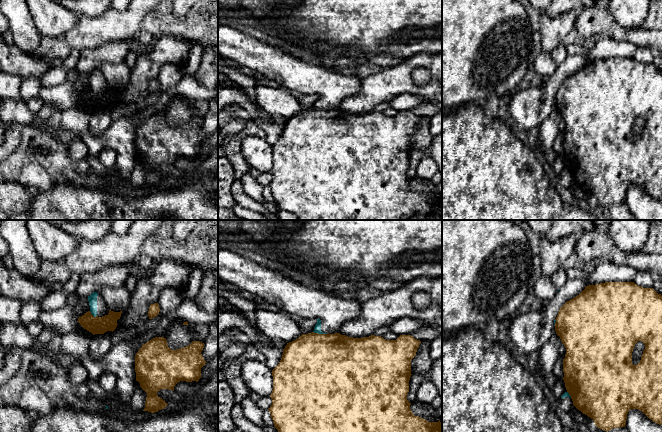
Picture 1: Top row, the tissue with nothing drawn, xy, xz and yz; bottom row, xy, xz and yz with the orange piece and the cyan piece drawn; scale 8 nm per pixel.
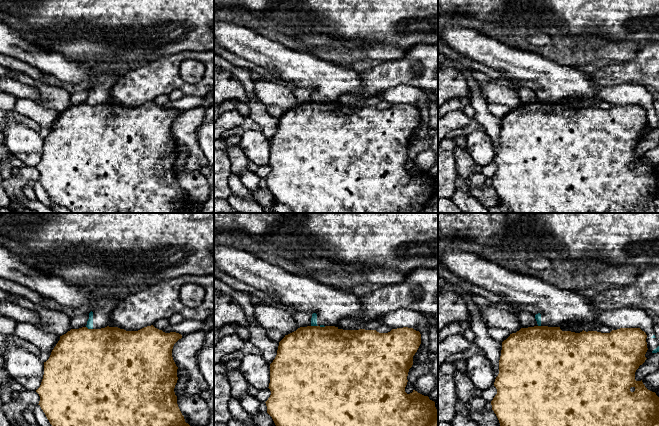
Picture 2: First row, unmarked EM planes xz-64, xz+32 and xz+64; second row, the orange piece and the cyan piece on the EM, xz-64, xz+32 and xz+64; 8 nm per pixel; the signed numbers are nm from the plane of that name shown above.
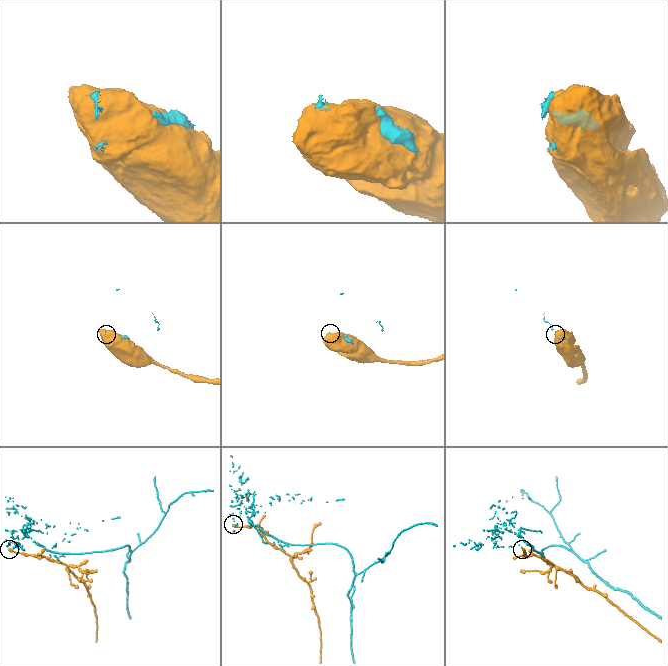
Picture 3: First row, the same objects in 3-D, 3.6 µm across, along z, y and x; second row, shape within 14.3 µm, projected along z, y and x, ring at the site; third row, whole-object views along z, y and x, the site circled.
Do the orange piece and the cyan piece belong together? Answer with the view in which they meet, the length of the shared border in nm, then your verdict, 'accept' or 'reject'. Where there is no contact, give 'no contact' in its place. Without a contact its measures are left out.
xz | 120 nm | reject

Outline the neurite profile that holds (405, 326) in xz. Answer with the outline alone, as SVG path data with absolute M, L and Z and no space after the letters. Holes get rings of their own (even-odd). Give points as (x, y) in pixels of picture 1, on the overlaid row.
M408 316L398 319L389 325L390 331L398 335L410 335L411 333L426 328L424 323Z

